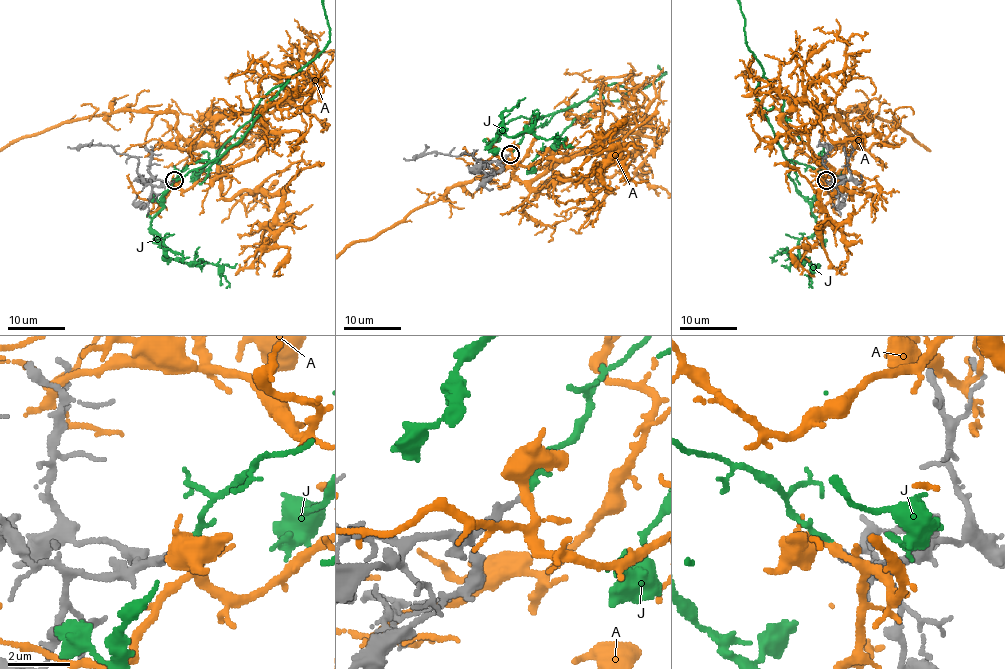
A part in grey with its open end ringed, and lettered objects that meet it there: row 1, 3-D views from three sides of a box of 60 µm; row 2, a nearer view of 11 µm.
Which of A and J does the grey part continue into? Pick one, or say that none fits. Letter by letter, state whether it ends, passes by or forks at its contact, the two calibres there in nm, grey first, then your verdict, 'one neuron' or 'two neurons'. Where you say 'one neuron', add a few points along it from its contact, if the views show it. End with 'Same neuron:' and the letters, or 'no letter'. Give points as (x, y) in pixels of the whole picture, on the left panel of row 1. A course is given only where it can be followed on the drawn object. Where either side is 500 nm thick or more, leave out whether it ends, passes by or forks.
A: it forks; calibres 160 and 280 nm; two neurons
J: it ends; calibres 160 and 190 nm; one neuron
Same neuron: J

